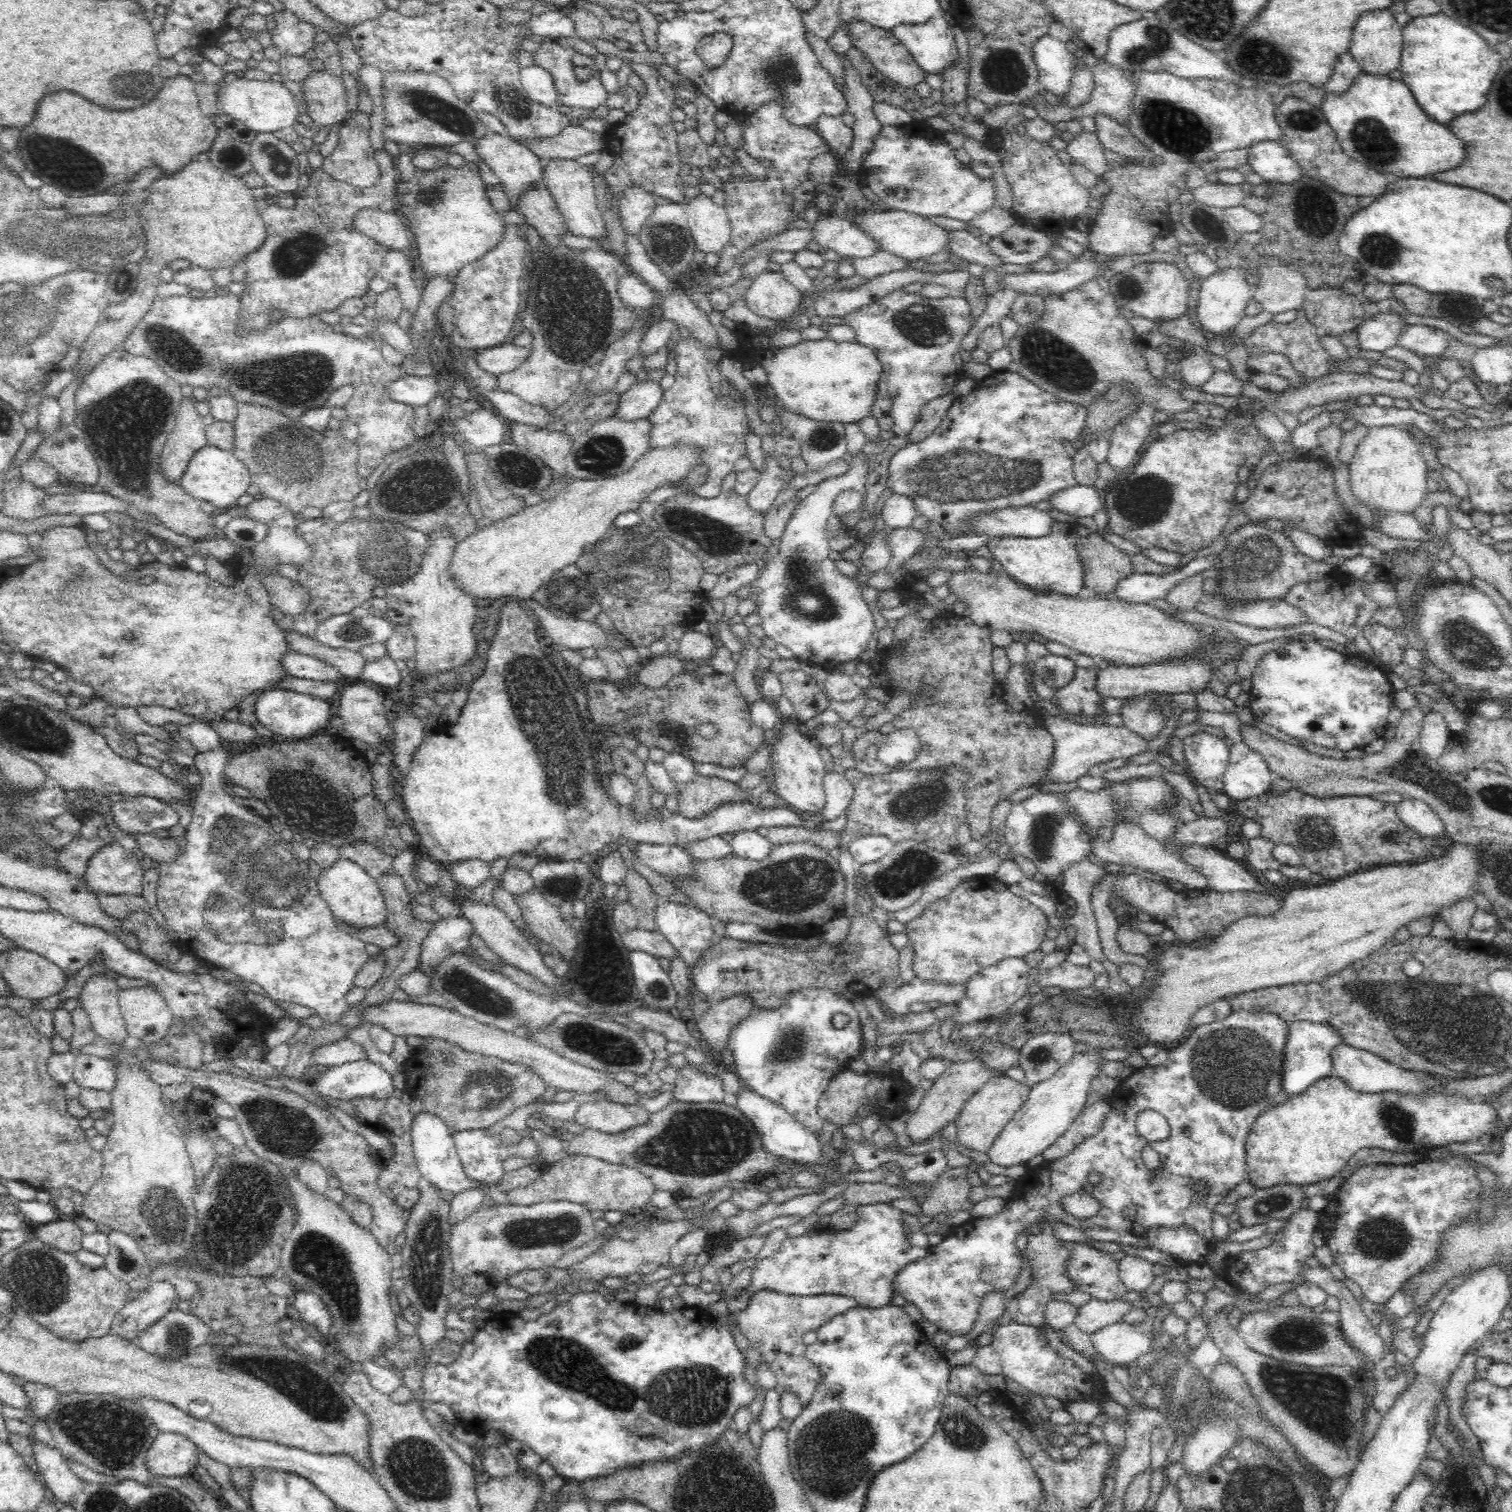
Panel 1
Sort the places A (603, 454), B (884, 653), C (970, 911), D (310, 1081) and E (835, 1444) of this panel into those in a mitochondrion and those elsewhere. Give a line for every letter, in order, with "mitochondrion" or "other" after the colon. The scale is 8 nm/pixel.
A: mitochondrion
B: other
C: other
D: other
E: mitochondrion

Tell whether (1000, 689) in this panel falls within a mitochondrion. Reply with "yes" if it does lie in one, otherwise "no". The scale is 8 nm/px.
no

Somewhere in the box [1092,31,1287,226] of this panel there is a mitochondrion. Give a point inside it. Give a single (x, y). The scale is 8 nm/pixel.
(1173, 127)

